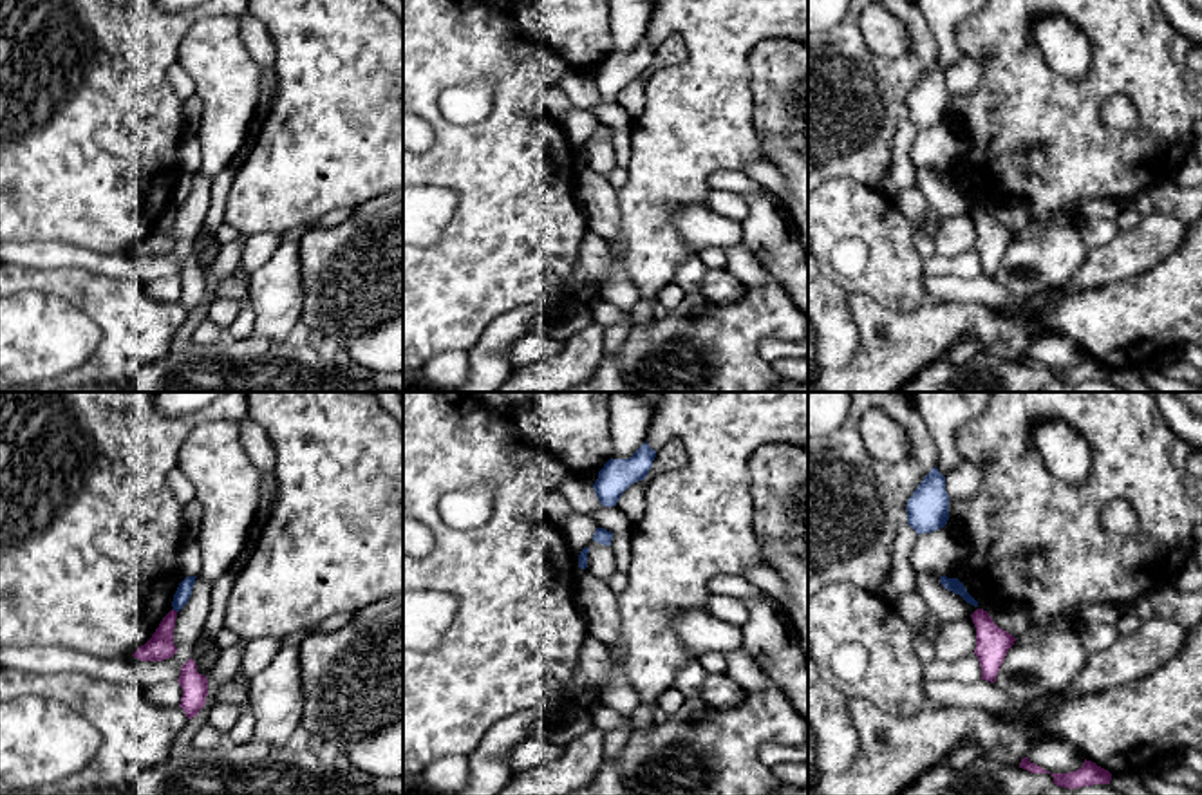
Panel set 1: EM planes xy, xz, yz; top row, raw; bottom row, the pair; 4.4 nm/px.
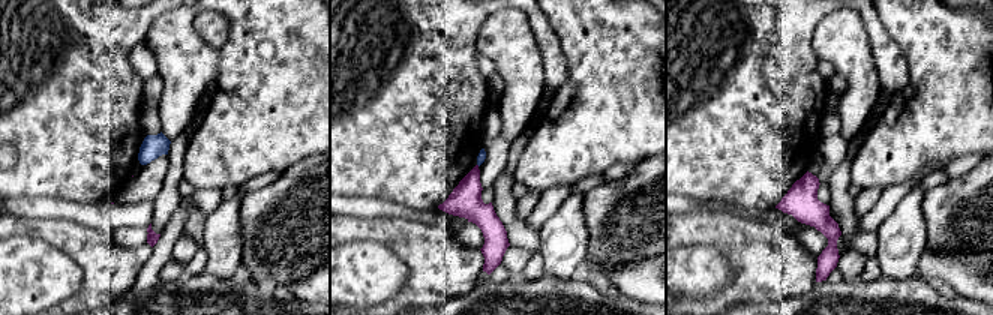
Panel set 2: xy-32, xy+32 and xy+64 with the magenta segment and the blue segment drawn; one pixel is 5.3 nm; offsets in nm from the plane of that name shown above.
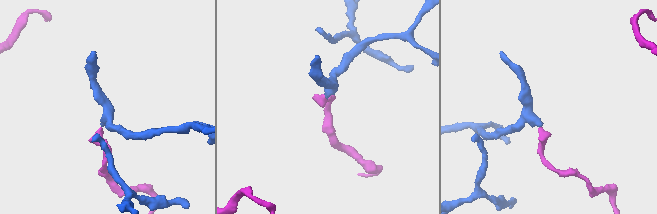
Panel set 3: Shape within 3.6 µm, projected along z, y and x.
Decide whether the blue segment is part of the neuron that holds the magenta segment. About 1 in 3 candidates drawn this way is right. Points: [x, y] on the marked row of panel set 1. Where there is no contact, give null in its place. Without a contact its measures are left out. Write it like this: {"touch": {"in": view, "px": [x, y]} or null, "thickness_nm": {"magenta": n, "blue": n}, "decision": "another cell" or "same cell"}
{"touch": {"in": "xy", "px": [176, 611]}, "thickness_nm": {"magenta": 120, "blue": 70}, "decision": "another cell"}

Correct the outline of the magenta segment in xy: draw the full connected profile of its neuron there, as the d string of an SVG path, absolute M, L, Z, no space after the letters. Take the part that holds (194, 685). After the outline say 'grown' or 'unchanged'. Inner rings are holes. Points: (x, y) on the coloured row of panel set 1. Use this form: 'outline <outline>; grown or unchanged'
outline M190 658L181 667L179 685L183 688L181 708L184 710L186 717L192 719L199 714L199 710L206 703L208 696L208 679L206 676L197 672L195 661Z; unchanged

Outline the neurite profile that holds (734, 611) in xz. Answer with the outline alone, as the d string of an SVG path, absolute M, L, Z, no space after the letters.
M712 594L709 613L736 627L743 627L748 620L747 602L727 594Z

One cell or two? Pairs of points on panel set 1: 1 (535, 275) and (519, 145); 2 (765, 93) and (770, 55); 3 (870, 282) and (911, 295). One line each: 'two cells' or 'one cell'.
1: one cell
2: one cell
3: one cell

